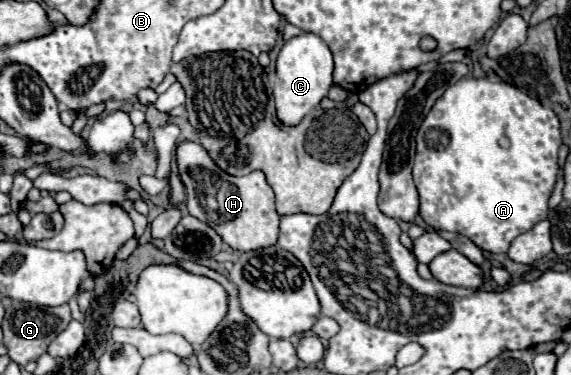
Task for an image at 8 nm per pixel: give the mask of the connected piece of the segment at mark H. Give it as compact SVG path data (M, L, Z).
M182 141L176 145L176 165L188 191L188 211L202 219L204 207L206 223L224 239L224 243L240 253L276 245L280 215L276 213L274 191L266 183L266 175L262 171L232 177L226 171L220 171L208 151L204 151L204 147L196 141Z

